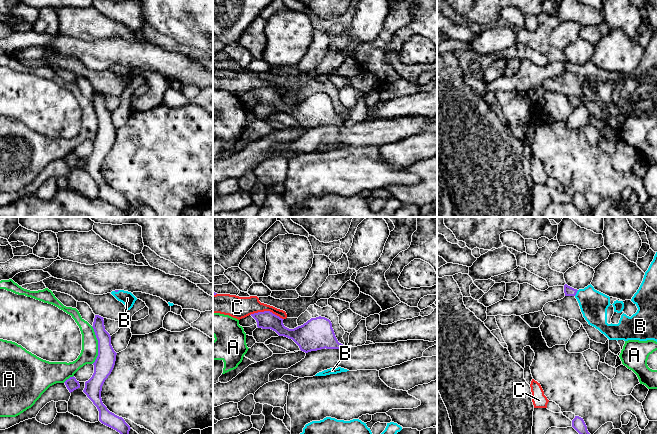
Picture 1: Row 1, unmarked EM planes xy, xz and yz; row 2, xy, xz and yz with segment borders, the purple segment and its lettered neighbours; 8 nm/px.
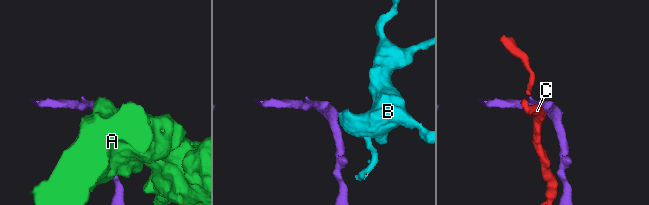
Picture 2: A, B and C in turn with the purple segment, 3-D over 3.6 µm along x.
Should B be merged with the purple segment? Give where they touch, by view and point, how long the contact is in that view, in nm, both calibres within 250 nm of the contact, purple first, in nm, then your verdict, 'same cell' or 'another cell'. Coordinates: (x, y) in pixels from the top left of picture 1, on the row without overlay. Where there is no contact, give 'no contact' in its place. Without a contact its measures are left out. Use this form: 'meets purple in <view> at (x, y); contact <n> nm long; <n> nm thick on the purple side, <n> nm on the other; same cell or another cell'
meets purple in yz at (576, 68); contact 60 nm long; 80 nm thick on the purple side, 220 nm on the other; same cell

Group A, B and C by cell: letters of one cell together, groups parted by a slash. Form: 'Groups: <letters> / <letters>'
Groups: A / B / C

